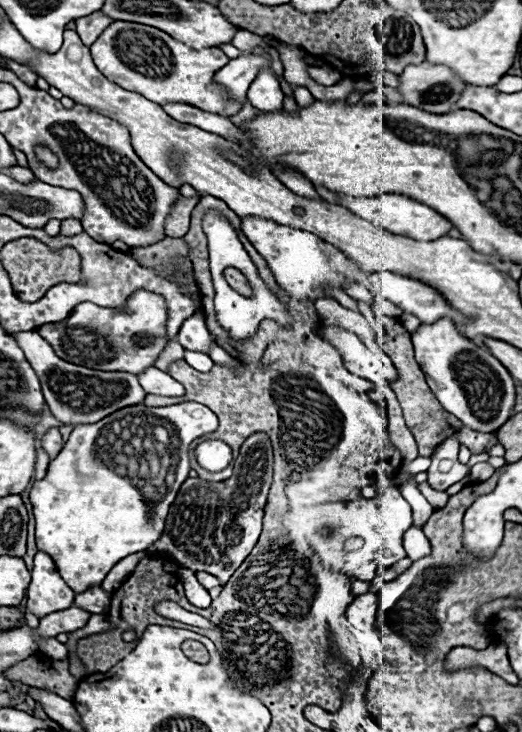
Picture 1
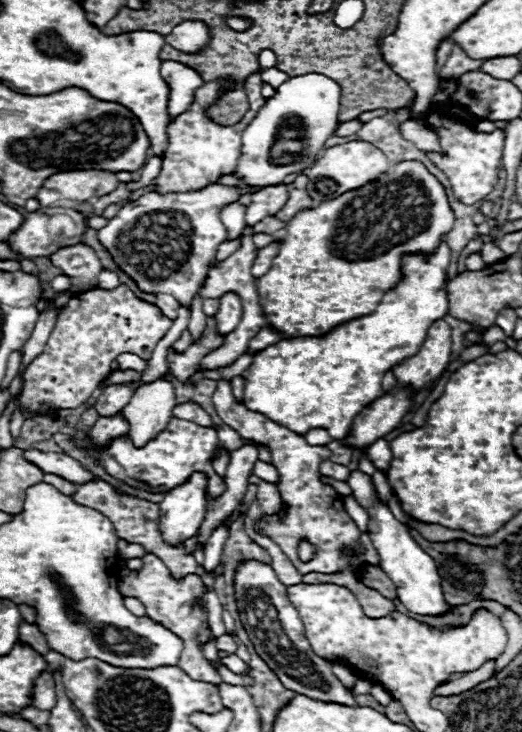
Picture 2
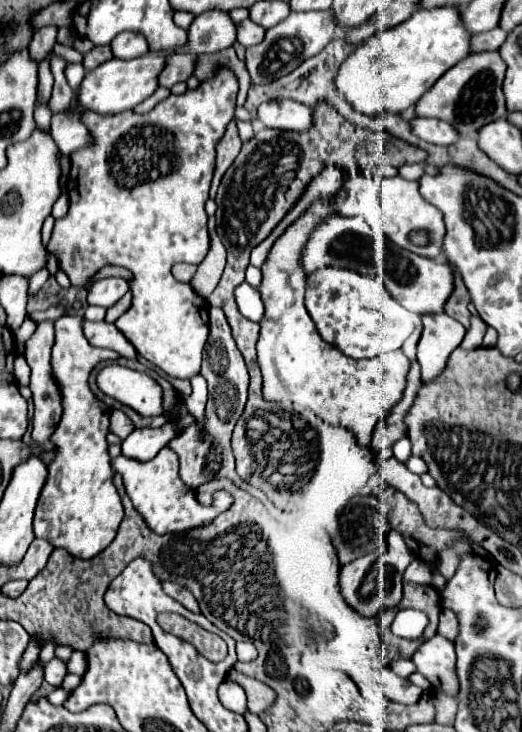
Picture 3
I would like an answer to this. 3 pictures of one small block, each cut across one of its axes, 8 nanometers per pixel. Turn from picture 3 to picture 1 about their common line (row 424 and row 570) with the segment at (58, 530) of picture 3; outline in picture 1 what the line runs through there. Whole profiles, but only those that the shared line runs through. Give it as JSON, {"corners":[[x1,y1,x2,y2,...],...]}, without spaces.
{"corners":[[182,402,164,408,148,408,146,404,122,408,100,422,78,424,72,430,60,454,50,460,46,476,34,482,30,502,36,518,38,550,50,554,60,576,74,592,100,586,118,560,146,550,162,536,168,508,192,470,188,446,192,440,214,432,216,426,218,420,210,408,198,402]]}

